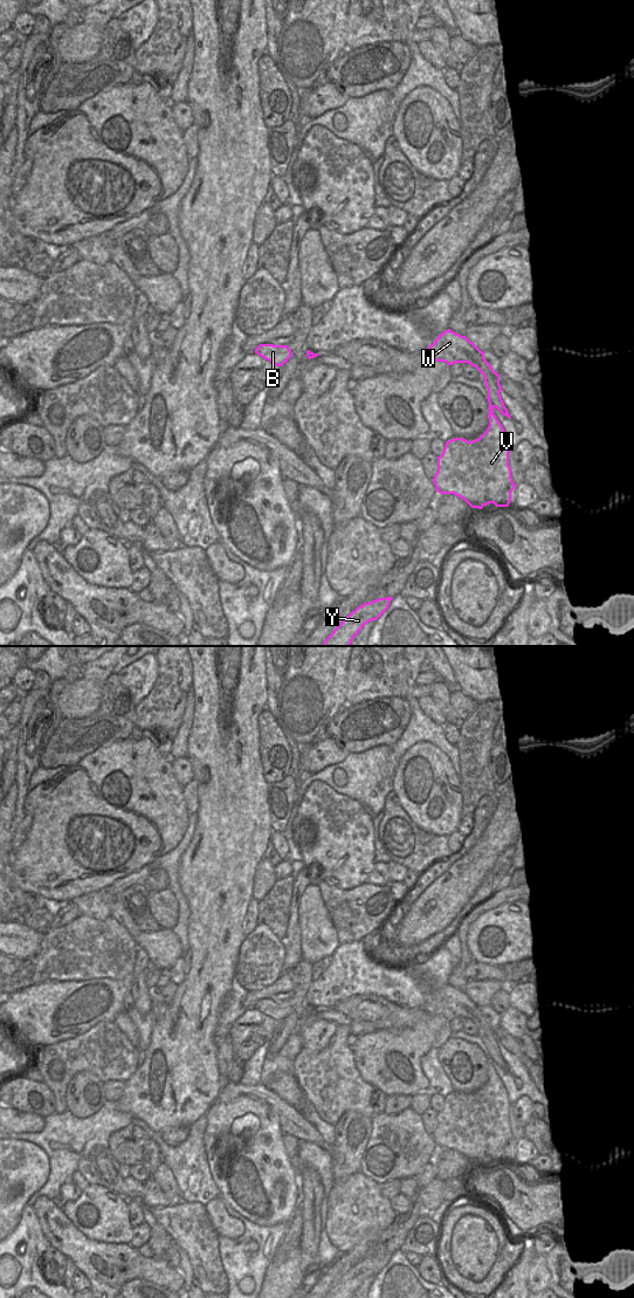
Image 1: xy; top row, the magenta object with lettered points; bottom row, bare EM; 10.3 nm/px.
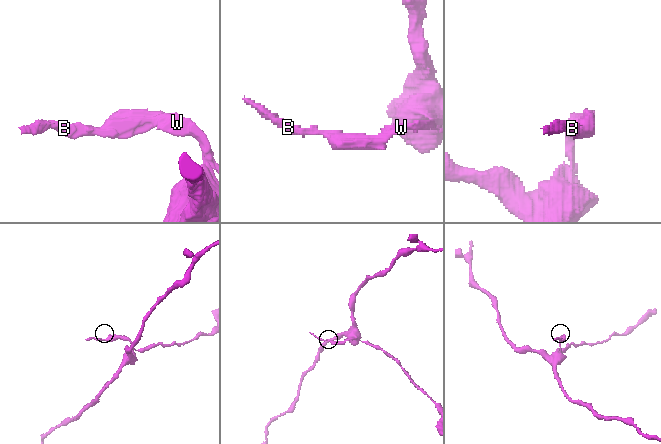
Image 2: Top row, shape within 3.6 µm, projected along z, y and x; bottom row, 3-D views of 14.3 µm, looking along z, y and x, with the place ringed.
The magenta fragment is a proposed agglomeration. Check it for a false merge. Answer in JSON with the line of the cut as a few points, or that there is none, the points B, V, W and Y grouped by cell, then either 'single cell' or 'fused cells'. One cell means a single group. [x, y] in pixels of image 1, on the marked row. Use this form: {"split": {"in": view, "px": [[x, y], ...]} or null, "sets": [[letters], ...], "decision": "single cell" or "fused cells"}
{"split": {"in": "xy", "px": [[489, 403], [495, 406]]}, "sets": [["B", "W"], ["V", "Y"]], "decision": "fused cells"}

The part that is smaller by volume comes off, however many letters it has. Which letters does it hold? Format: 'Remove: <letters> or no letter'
Remove: B, W

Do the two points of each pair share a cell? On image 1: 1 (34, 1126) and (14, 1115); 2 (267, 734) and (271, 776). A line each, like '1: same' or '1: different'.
1: same
2: same

